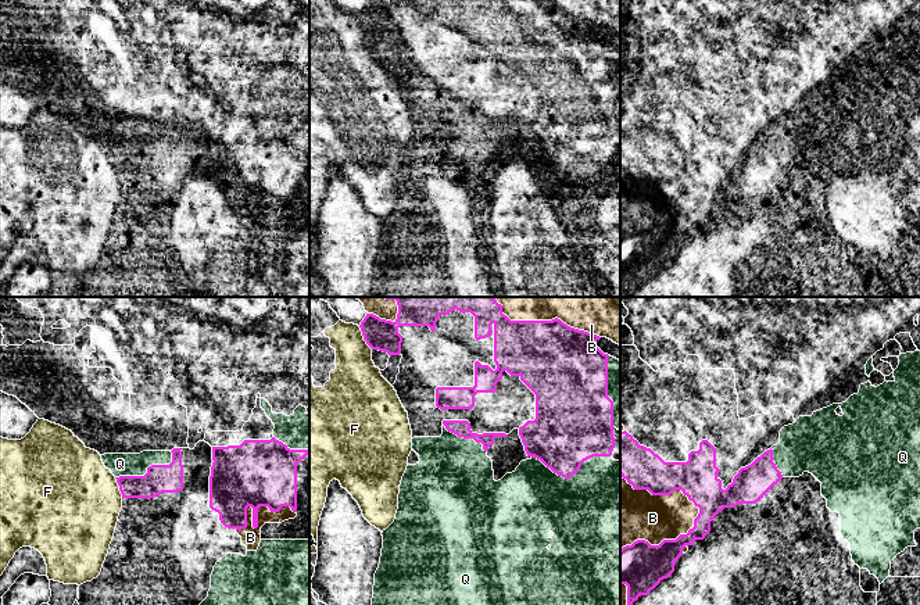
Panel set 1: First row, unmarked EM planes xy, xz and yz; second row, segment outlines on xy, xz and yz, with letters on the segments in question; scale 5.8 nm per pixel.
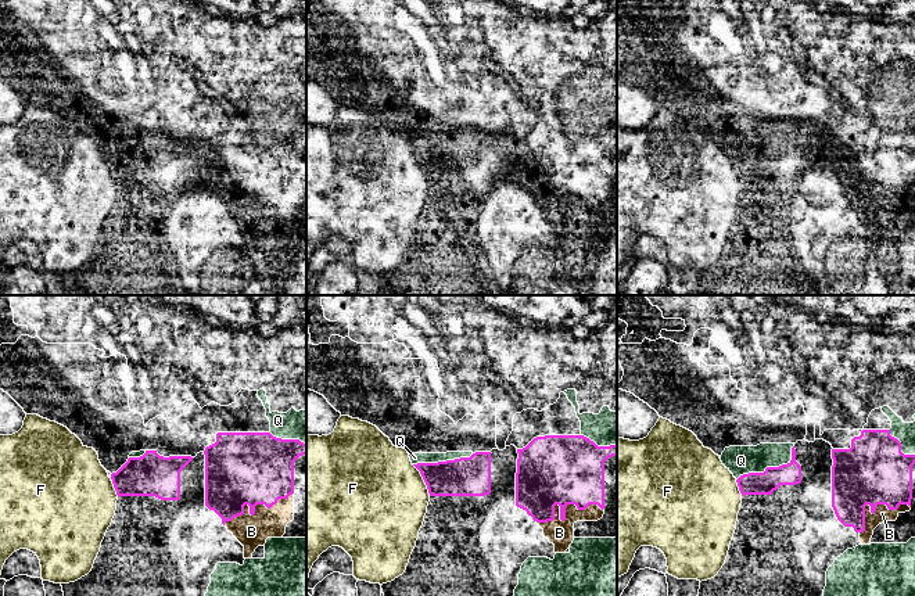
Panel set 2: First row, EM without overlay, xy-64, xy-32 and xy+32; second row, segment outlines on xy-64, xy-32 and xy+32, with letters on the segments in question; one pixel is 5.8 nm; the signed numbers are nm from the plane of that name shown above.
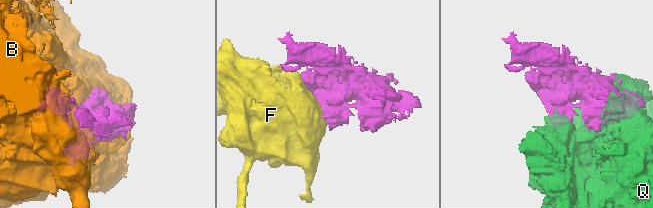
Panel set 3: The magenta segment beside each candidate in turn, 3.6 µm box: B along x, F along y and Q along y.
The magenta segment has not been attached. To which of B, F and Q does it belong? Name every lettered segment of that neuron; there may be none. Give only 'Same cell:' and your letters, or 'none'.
Same cell: none

